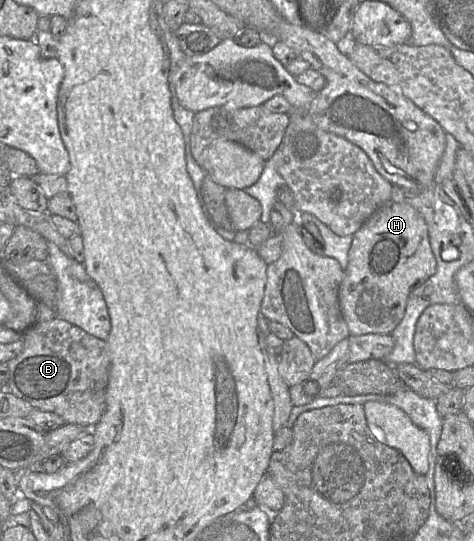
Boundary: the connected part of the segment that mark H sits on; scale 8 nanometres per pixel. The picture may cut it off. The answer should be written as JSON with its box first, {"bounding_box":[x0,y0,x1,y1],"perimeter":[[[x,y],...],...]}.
{"bounding_box":[339,200,436,335],"perimeter":[[[392,200],[379,207],[353,235],[339,304],[350,335],[391,334],[404,317],[410,293],[436,272],[423,216],[411,205]]]}

